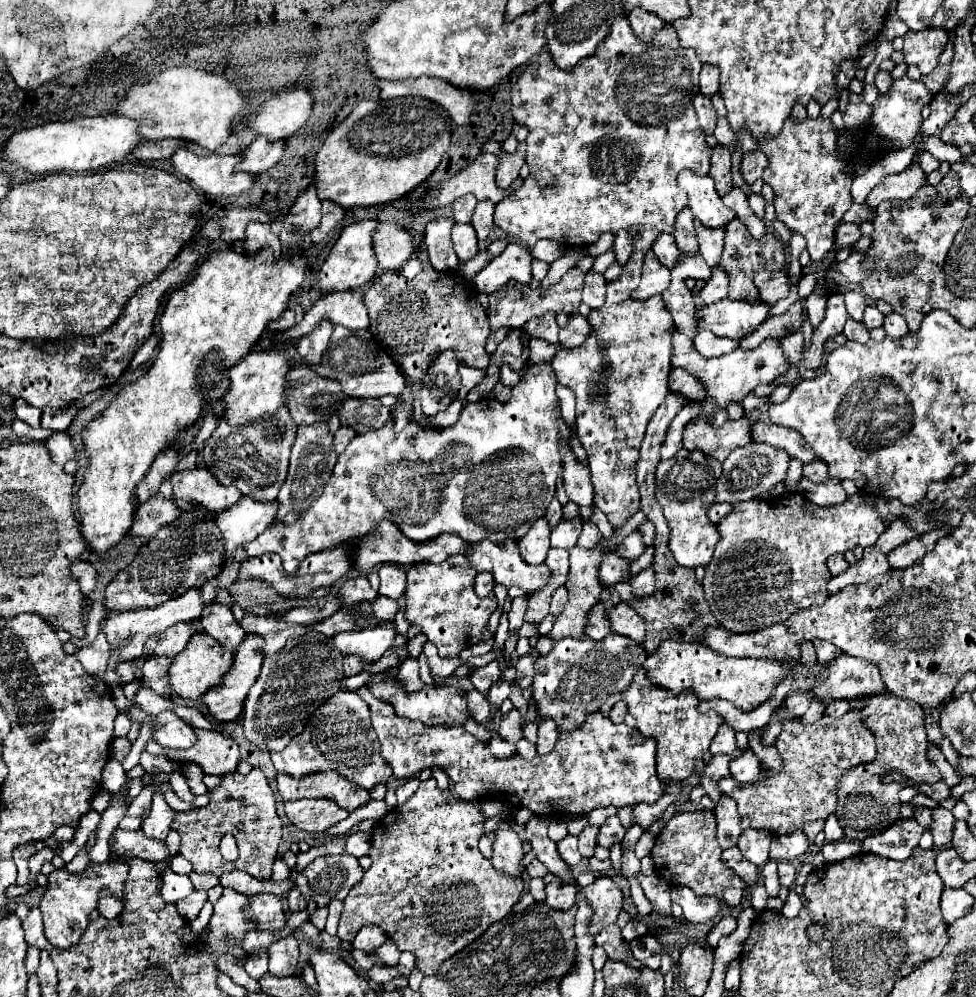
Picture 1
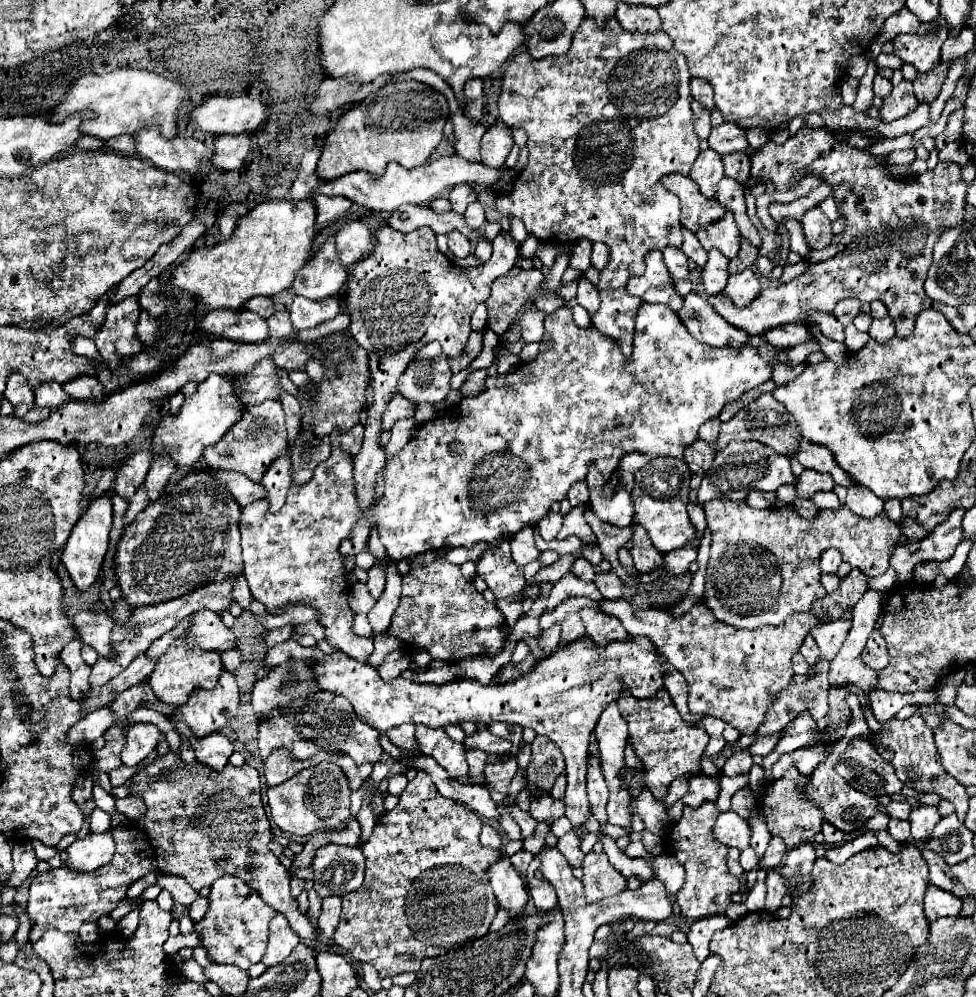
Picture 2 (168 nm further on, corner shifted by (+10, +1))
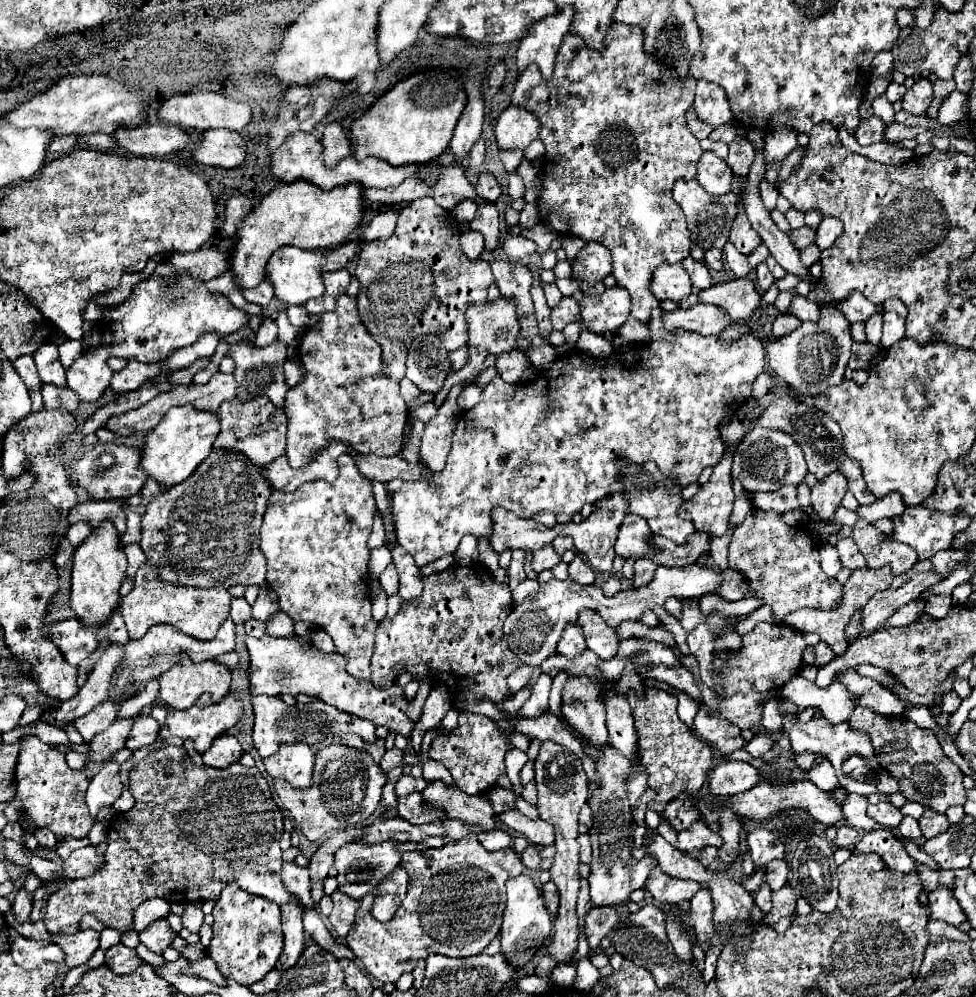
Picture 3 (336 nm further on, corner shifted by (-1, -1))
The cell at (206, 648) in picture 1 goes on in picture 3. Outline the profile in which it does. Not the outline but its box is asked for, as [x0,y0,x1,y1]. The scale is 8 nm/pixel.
[159,656,231,708]

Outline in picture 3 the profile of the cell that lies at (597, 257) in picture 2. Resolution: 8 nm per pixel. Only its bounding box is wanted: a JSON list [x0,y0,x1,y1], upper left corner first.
[573,242,611,284]

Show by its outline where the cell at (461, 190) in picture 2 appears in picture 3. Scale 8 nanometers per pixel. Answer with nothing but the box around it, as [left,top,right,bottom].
[475,174,501,202]

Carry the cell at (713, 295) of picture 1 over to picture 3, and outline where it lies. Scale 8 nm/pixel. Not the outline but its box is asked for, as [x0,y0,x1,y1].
[723,242,749,278]

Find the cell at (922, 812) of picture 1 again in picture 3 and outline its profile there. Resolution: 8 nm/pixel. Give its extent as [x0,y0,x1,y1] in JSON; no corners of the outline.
[867,802,903,830]

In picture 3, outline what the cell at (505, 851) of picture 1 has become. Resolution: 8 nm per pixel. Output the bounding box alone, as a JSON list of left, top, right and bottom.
[501,874,553,968]

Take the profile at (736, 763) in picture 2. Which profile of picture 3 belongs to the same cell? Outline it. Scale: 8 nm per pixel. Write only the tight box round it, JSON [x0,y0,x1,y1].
[745,734,773,758]

